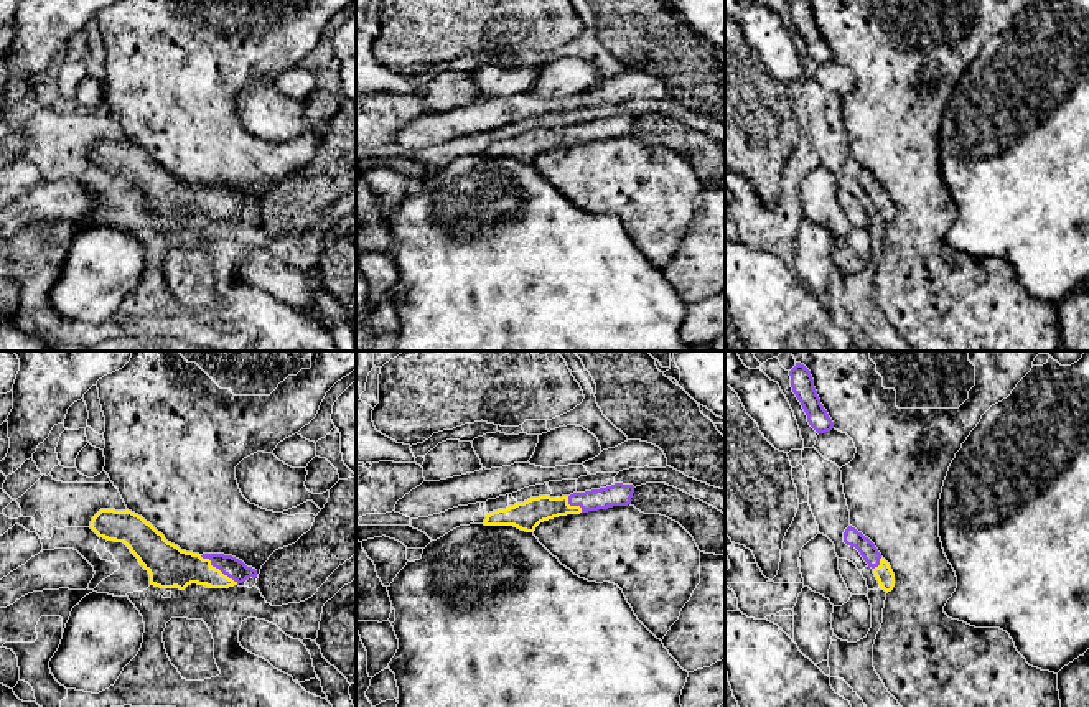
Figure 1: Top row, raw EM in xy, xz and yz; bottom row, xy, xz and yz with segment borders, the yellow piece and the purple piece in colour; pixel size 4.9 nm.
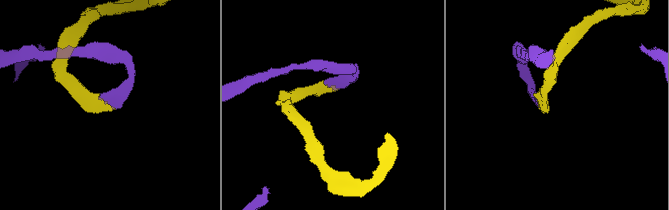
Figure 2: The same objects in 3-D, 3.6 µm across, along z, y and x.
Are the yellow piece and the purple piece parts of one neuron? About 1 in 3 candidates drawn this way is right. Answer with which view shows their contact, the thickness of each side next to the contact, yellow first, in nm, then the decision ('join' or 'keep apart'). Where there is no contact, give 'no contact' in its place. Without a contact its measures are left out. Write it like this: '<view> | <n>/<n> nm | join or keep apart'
xy | 200/100 nm | join

